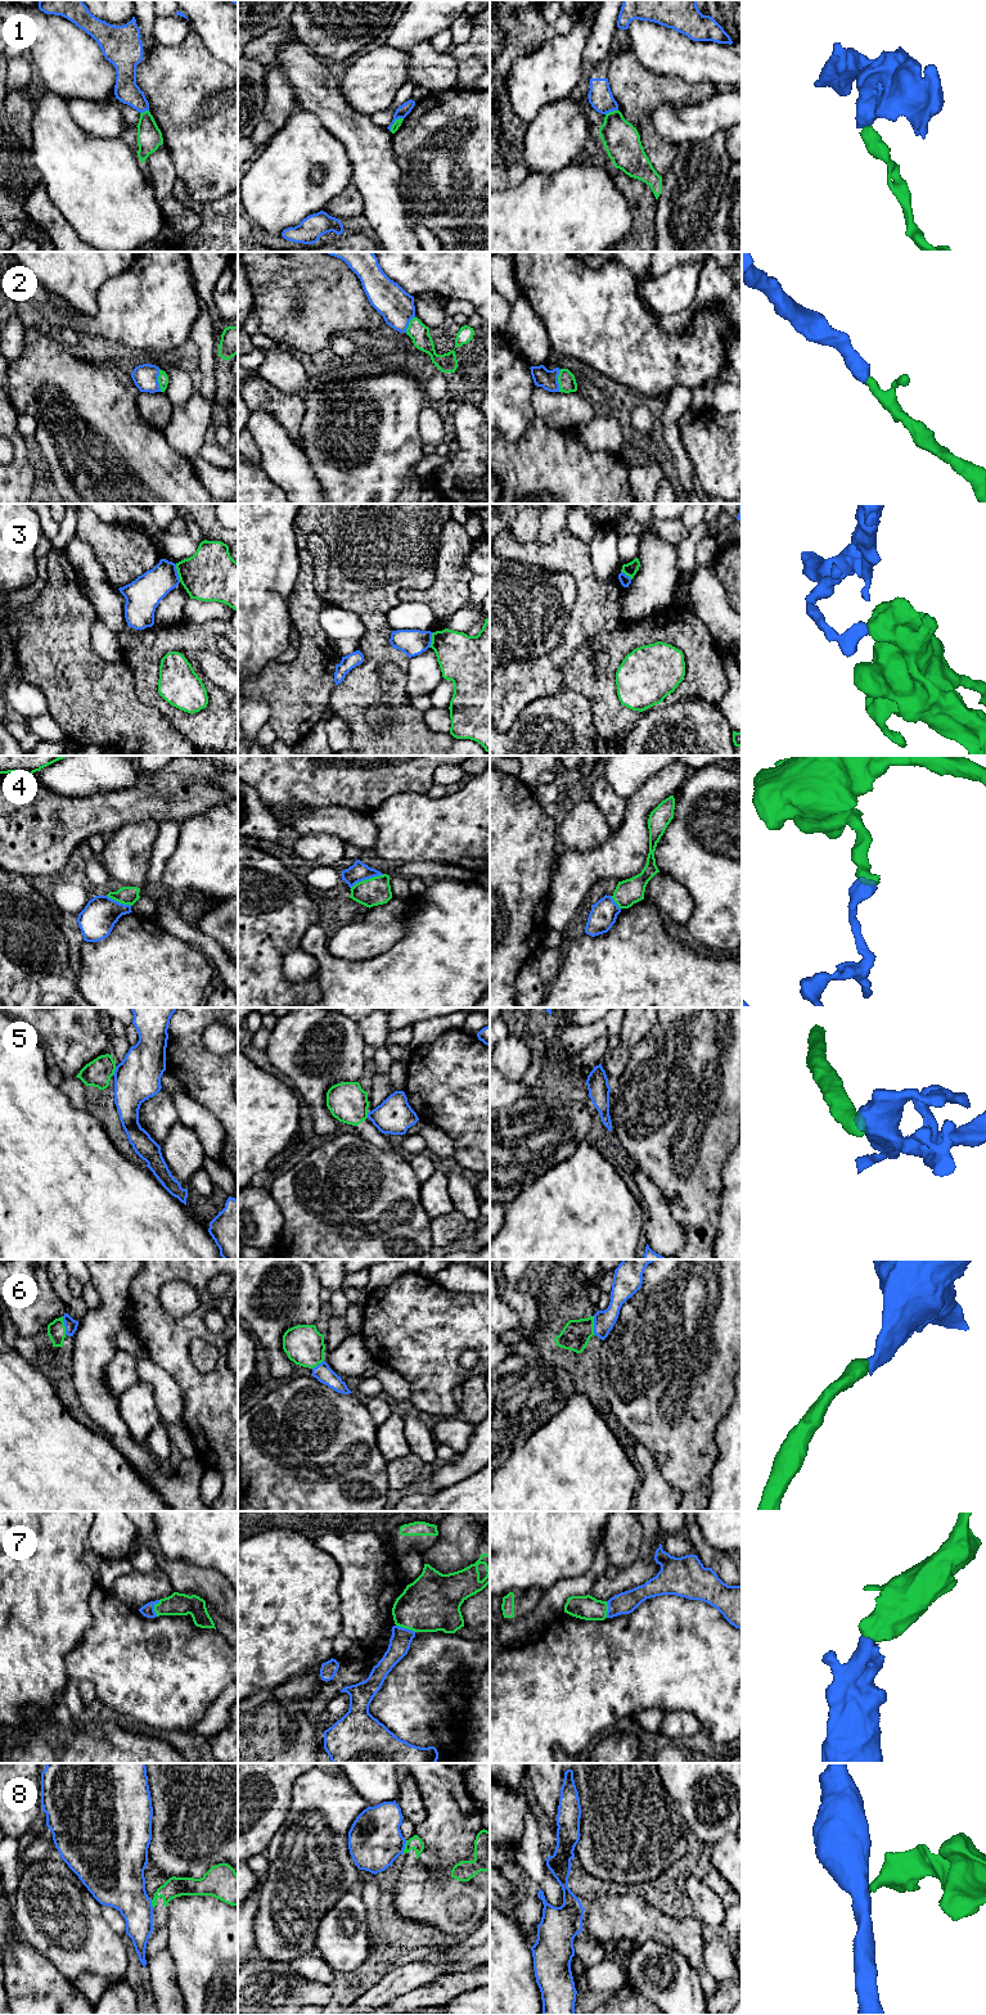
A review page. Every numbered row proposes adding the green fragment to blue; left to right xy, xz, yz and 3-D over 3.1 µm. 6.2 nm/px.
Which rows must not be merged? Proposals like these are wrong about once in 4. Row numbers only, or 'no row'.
1, 3, 4, 5, 8

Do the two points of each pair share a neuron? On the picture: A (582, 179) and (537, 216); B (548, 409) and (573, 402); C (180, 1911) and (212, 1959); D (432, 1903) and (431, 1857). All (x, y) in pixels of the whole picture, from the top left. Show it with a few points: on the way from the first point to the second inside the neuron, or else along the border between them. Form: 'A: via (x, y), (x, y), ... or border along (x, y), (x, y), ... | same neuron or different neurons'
A: via (571, 190), (549, 212) | same neuron
B: via (554, 409), (567, 409) | same neuron
C: via (192, 1923), (212, 1943), (212, 1947) | same neuron
D: border along (417, 1865), (428, 1874), (430, 1880), (437, 1888) | different neurons

